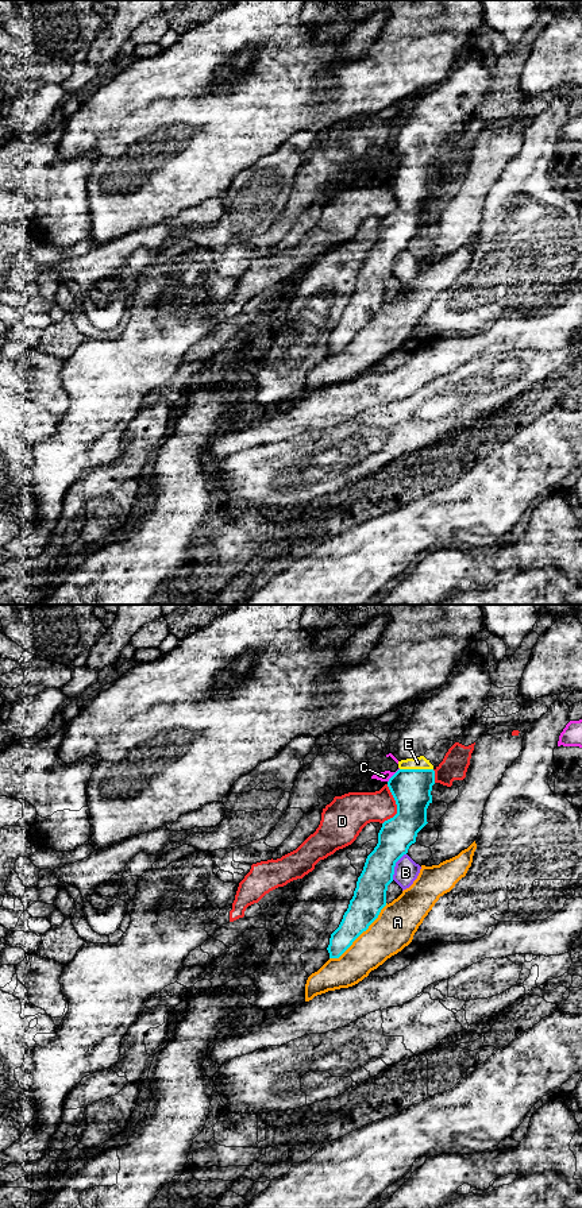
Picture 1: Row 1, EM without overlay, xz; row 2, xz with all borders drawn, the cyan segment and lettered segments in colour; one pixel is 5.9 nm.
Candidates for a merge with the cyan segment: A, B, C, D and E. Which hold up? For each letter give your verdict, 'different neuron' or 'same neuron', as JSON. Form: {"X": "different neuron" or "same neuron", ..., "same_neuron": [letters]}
{"A": "different neuron", "B": "different neuron", "C": "different neuron", "D": "different neuron", "E": "same neuron", "same_neuron": ["E"]}

